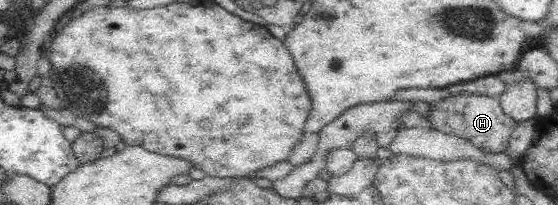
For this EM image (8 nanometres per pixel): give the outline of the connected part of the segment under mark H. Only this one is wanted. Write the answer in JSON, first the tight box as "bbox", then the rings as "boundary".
{"bbox":[425,89,519,154],"boundary":[[[461,89],[459,93],[451,93],[439,101],[425,103],[425,106],[428,107],[425,117],[433,128],[443,133],[458,135],[485,154],[501,153],[519,125],[519,122],[505,113],[499,96],[488,93],[466,93]]]}

